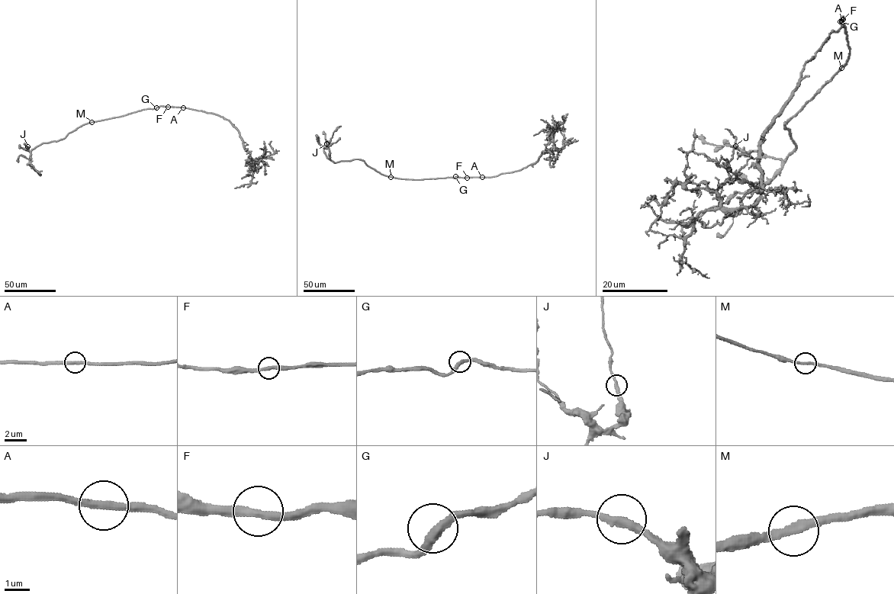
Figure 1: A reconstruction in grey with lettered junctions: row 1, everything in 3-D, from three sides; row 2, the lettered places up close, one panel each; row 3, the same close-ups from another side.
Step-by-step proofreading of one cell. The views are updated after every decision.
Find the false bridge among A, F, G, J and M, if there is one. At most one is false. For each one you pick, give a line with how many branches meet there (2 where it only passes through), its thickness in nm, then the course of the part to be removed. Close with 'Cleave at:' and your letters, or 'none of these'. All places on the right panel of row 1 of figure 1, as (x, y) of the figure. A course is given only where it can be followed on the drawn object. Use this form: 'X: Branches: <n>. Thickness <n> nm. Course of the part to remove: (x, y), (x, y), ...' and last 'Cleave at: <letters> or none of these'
Cleave at: none of these

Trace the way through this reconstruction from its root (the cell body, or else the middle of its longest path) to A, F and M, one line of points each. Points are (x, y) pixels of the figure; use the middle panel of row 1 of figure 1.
A: (455, 177), (482, 177)
F: (455, 177), (467, 178)
M: (455, 177), (423, 179), (390, 177)

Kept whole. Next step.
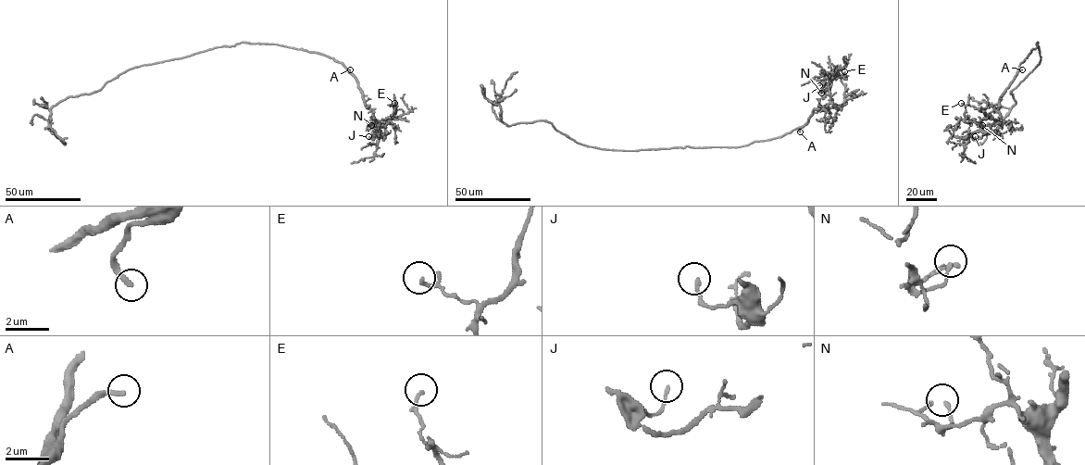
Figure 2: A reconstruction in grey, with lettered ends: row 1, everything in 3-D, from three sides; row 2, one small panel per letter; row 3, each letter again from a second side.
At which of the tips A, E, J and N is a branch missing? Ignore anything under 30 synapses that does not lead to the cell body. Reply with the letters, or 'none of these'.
A

